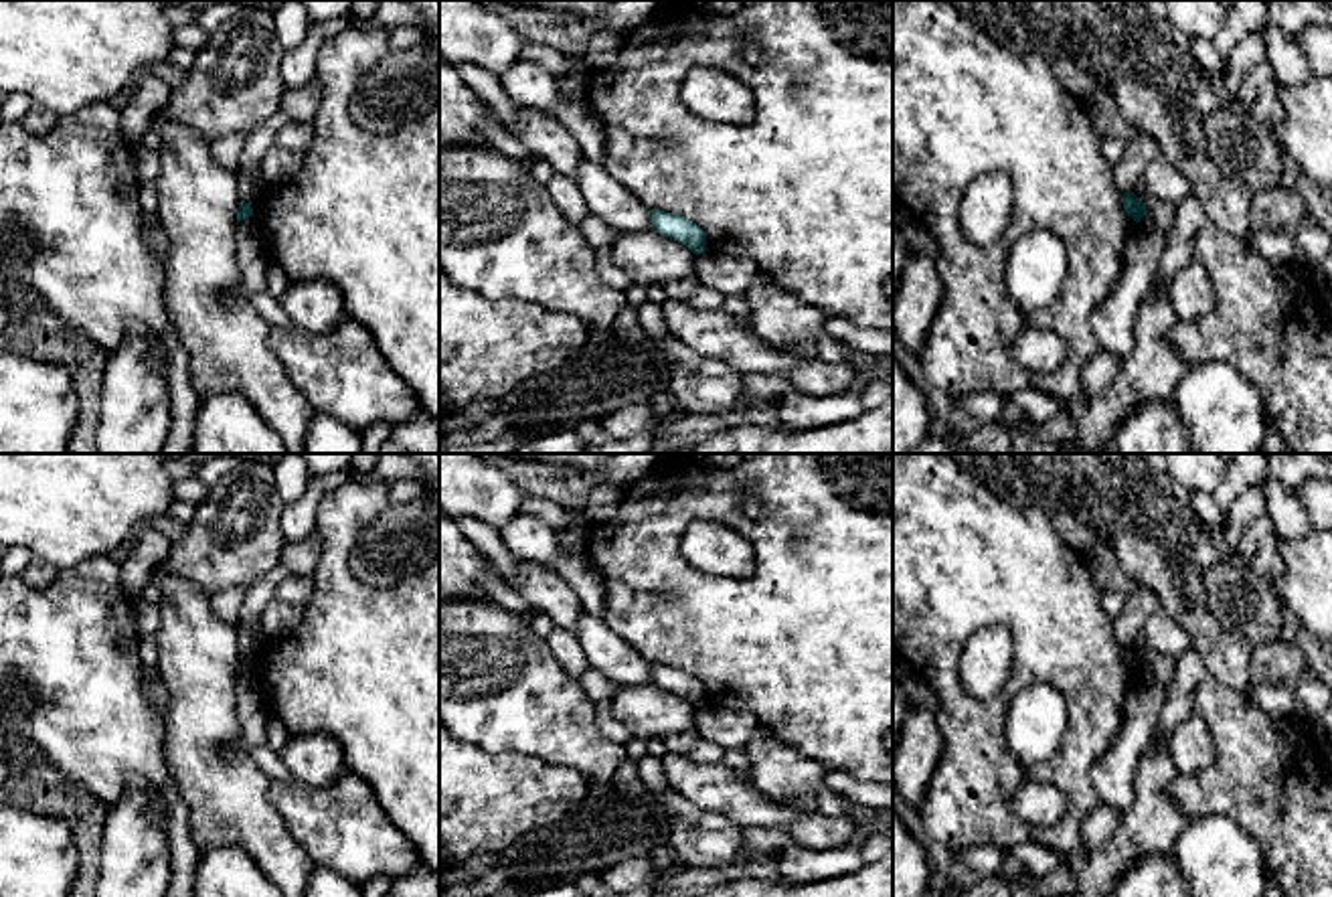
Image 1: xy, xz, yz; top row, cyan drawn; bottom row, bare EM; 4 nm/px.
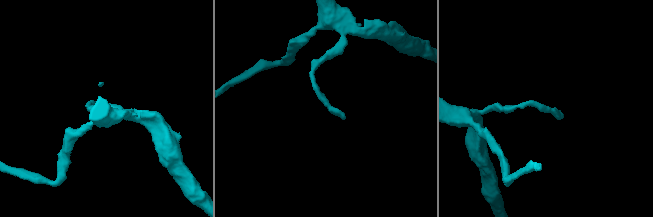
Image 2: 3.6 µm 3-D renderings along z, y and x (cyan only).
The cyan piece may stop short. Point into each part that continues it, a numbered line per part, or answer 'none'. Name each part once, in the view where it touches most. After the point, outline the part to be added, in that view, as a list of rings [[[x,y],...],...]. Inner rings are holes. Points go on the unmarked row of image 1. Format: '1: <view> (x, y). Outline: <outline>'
none

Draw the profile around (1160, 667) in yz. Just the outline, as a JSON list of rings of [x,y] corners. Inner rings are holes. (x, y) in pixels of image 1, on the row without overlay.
[[[1148,654],[1146,670],[1160,682],[1168,684],[1176,670],[1176,658],[1168,654]]]

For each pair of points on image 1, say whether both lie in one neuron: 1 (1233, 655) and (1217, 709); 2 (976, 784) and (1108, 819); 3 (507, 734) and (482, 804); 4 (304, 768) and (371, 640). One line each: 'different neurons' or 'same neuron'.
1: different neurons
2: different neurons
3: different neurons
4: different neurons

